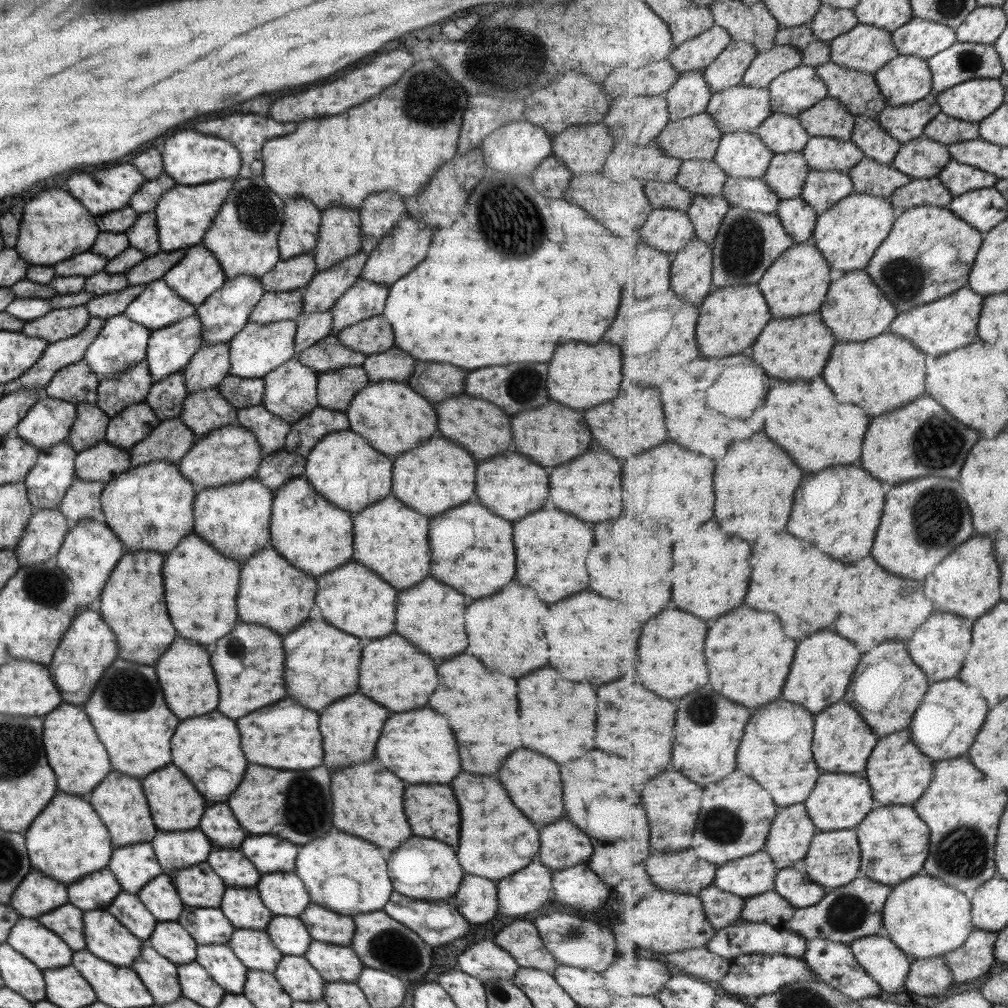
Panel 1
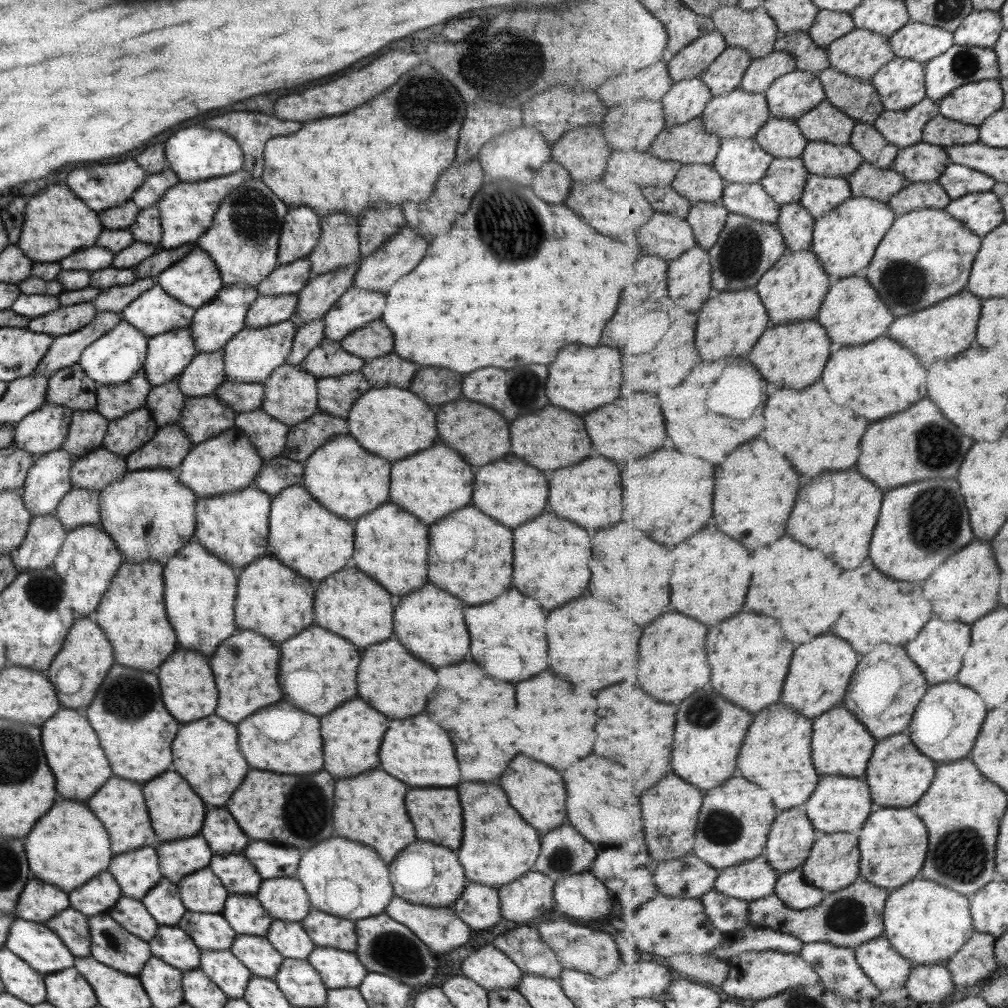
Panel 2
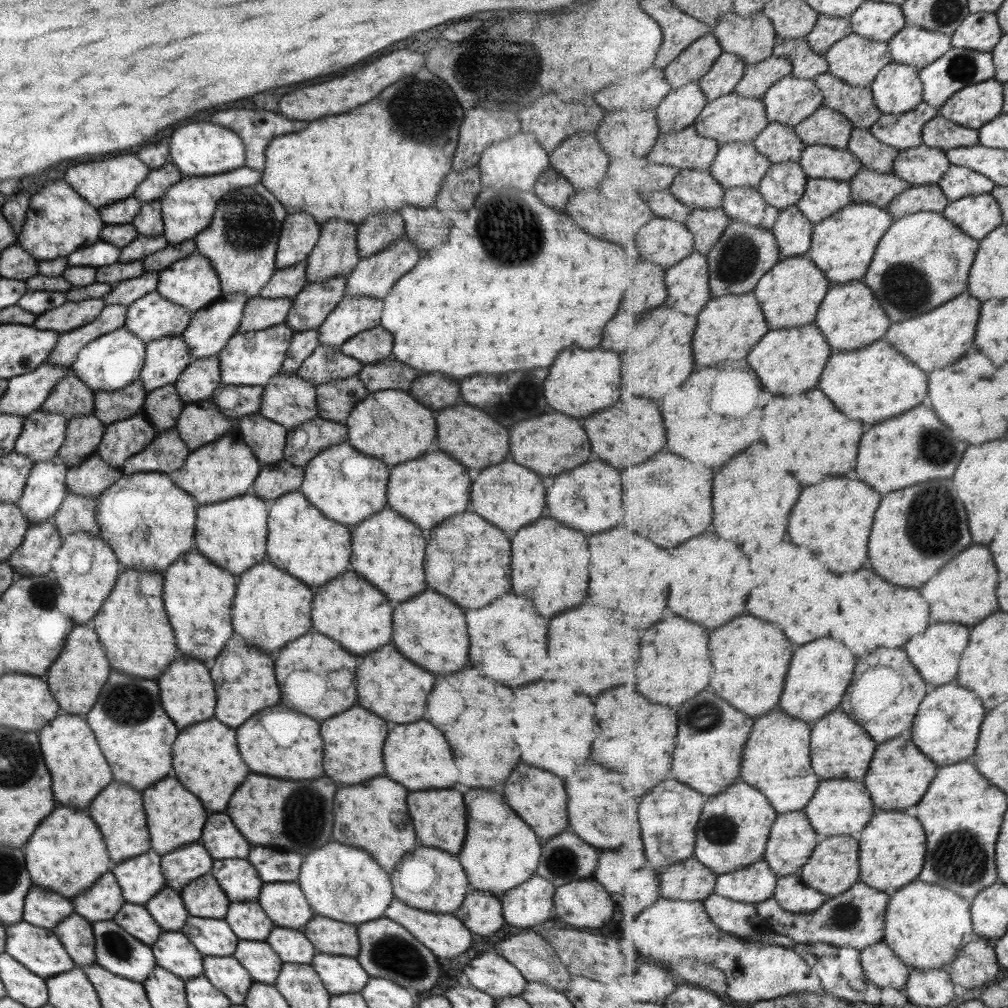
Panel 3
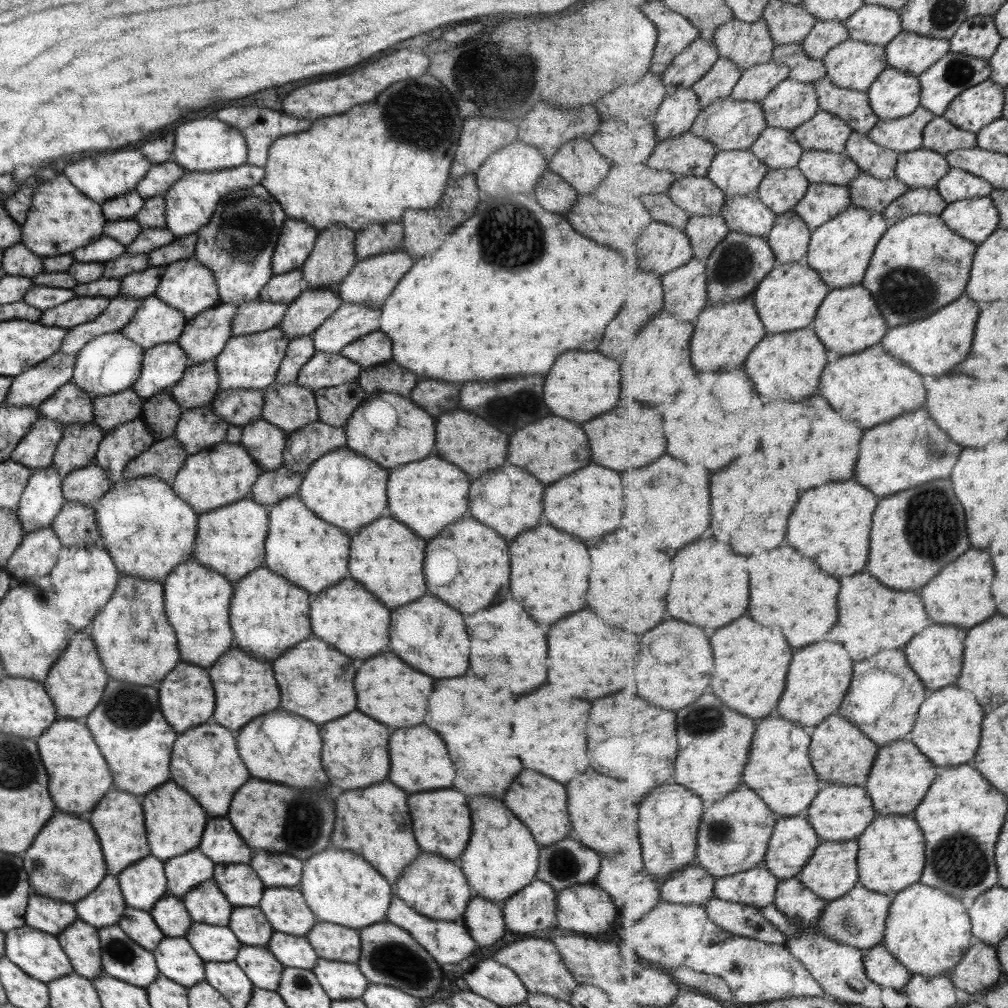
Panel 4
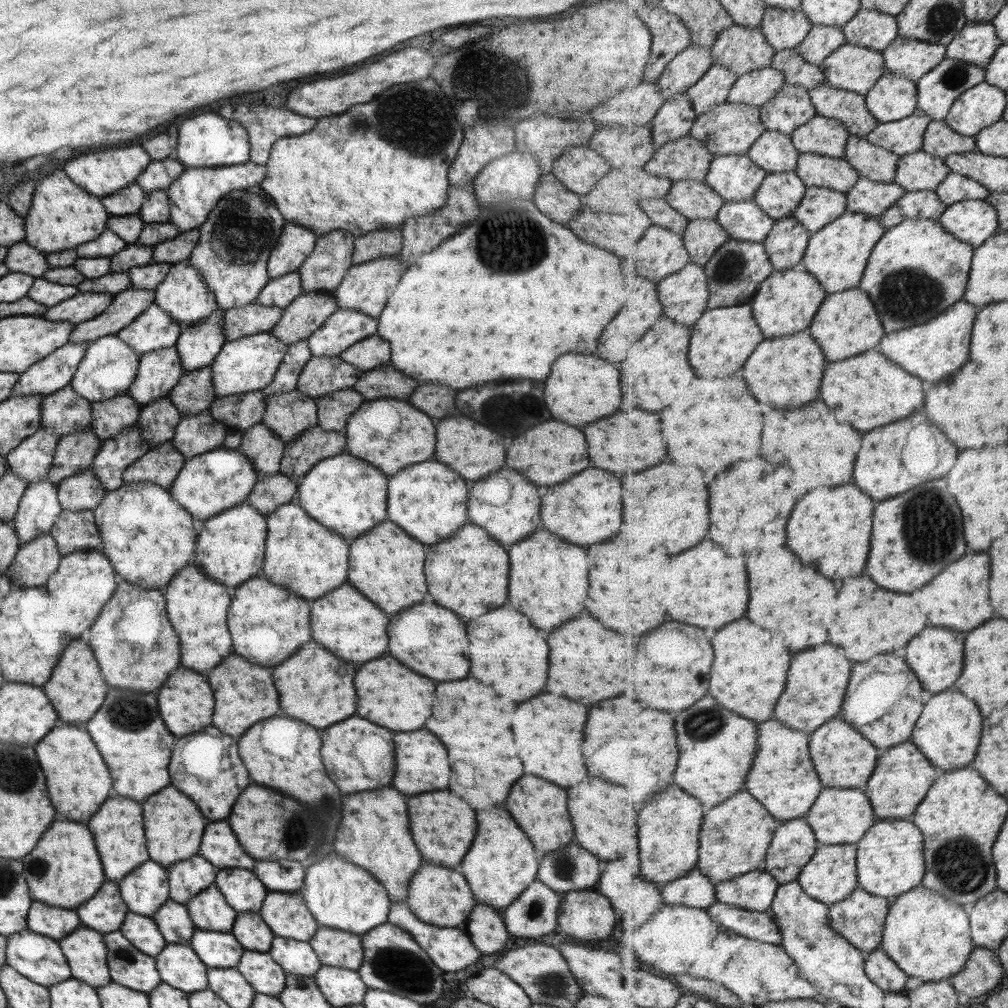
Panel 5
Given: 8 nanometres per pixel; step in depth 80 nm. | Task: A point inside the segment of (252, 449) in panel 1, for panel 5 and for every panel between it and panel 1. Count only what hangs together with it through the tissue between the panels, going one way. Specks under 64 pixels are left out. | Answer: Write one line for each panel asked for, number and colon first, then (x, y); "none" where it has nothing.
2: (227, 462)
3: (223, 469)
4: (214, 477)
5: (207, 484)

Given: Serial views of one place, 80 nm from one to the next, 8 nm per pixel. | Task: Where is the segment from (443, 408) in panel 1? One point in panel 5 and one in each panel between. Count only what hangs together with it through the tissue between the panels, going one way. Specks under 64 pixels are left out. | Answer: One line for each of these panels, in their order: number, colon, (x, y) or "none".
2: (485, 438)
3: (484, 443)
4: (465, 440)
5: (468, 448)

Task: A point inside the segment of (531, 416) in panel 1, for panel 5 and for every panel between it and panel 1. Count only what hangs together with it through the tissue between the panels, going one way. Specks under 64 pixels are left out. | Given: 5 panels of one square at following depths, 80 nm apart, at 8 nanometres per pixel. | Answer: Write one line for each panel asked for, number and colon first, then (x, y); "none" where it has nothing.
2: (552, 438)
3: (550, 444)
4: (548, 449)
5: (552, 451)

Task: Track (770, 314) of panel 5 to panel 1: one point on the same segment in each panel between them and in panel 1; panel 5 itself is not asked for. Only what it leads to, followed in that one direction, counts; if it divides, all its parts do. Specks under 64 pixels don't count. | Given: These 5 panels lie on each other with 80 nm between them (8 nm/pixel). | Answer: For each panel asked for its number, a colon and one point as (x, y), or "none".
1: (798, 283)
2: (793, 290)
3: (791, 294)
4: (788, 298)

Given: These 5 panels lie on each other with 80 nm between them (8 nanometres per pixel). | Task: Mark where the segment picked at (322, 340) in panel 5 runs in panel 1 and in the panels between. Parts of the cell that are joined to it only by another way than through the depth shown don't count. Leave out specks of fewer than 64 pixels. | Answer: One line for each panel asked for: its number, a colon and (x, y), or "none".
1: (363, 299)
2: (355, 308)
3: (353, 314)
4: (348, 322)

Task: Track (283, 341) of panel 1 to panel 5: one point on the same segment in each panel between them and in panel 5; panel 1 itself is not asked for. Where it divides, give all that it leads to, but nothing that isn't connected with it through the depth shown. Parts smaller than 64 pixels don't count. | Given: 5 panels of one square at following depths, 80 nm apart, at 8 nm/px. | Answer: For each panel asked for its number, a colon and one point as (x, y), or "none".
2: (249, 356)
3: (250, 358)
4: (250, 361)
5: (241, 366)

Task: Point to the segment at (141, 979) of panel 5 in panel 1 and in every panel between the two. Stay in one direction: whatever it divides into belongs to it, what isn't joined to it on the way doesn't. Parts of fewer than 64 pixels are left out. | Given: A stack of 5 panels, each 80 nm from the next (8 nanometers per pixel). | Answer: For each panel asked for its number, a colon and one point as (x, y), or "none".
1: (105, 938)
2: (112, 945)
3: (116, 952)
4: (122, 959)

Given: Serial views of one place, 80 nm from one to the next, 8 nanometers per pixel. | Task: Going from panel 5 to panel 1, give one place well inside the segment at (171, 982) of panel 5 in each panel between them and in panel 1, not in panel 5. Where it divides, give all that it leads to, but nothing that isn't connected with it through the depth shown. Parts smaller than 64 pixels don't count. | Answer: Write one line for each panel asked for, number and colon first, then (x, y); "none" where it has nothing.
1: (168, 939)
2: (170, 945)
3: (172, 951)
4: (175, 959)

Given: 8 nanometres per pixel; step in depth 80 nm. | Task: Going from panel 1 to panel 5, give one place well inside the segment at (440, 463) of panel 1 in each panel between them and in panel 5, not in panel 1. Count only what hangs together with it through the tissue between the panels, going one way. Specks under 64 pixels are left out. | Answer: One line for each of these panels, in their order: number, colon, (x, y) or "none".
2: (431, 484)
3: (425, 491)
4: (426, 496)
5: (427, 501)

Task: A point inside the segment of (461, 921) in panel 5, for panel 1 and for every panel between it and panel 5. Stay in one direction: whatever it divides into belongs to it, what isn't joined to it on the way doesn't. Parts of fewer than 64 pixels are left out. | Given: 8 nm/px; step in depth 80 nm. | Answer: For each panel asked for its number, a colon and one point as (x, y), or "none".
1: (422, 869)
2: (425, 874)
3: (428, 880)
4: (432, 887)

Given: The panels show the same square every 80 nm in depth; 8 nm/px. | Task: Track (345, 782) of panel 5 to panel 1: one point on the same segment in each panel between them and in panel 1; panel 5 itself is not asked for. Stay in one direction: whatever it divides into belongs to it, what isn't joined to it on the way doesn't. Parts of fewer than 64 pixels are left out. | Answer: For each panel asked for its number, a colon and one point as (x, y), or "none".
1: (350, 728)
2: (351, 734)
3: (352, 742)
4: (346, 765)

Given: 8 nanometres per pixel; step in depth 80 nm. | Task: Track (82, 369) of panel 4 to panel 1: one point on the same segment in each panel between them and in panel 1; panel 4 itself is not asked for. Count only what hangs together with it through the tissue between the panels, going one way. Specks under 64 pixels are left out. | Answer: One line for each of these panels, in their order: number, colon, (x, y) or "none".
1: (121, 344)
2: (112, 359)
3: (111, 362)

